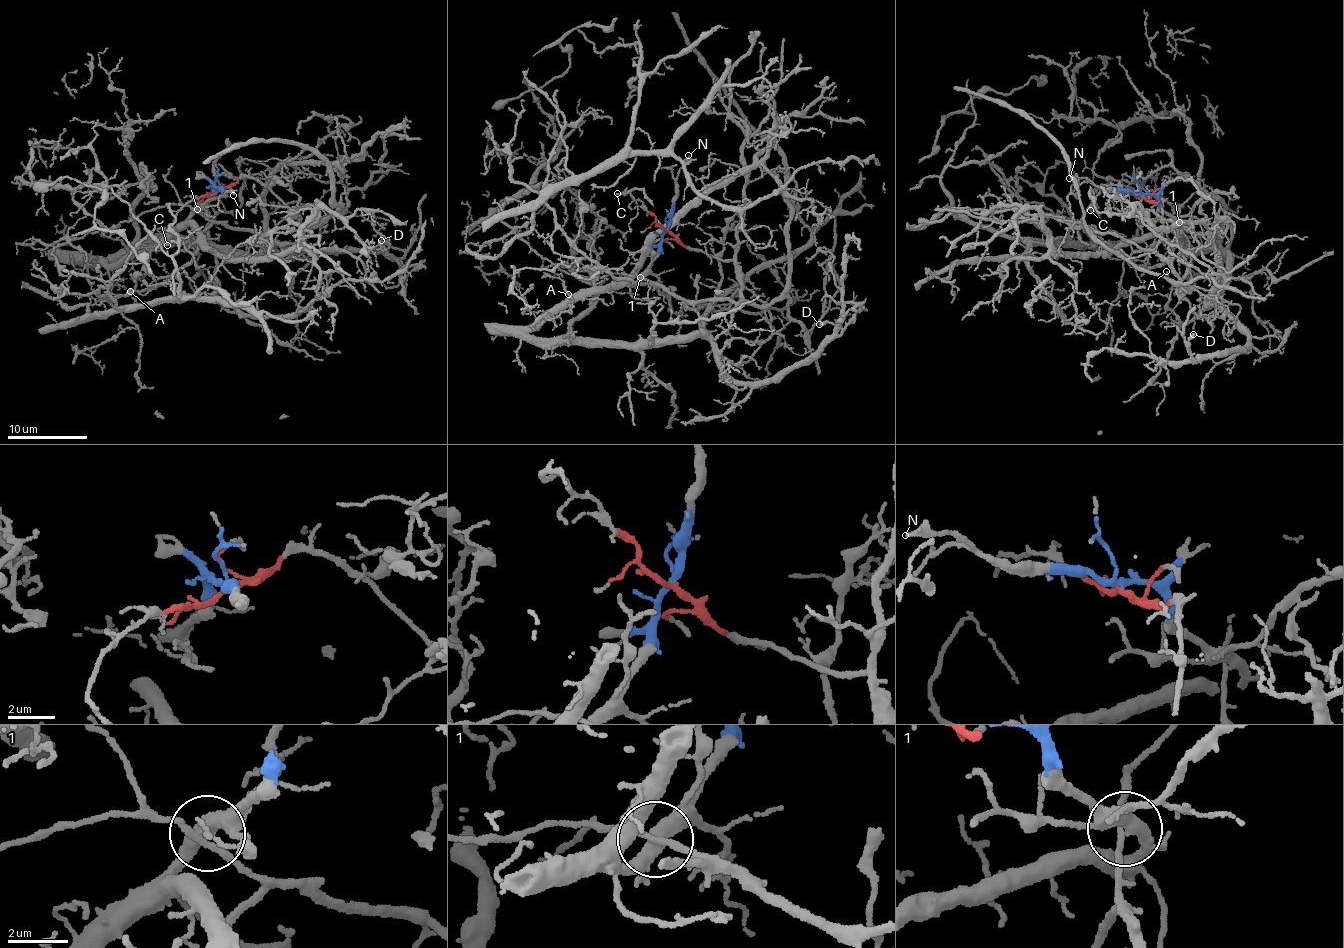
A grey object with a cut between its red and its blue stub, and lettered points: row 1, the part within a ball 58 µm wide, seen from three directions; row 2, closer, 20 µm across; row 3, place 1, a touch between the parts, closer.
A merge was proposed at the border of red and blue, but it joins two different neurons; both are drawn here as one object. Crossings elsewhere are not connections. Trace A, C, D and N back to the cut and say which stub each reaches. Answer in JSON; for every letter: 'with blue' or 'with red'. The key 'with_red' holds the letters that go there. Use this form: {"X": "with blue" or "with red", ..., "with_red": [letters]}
{"A": "with blue", "C": "with red", "D": "with blue", "N": "with blue", "with_red": ["C"]}

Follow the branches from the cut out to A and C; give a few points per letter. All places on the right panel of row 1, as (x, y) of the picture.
A: (1141, 194), (1151, 195), (1157, 210), (1183, 224), (1181, 240), (1193, 255), (1177, 293), (1165, 271)
C: (1141, 196), (1110, 183), (1100, 187), (1089, 210)

